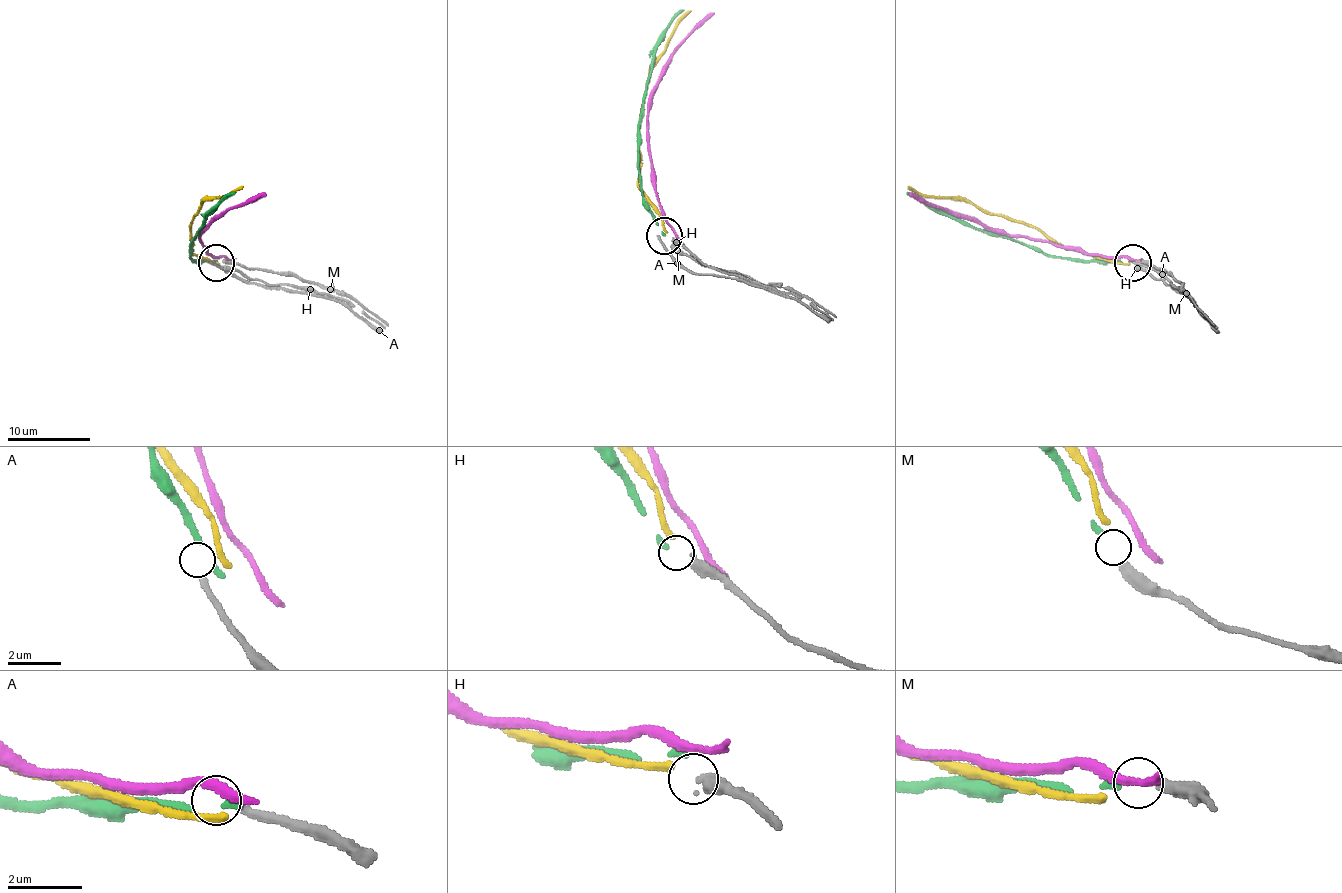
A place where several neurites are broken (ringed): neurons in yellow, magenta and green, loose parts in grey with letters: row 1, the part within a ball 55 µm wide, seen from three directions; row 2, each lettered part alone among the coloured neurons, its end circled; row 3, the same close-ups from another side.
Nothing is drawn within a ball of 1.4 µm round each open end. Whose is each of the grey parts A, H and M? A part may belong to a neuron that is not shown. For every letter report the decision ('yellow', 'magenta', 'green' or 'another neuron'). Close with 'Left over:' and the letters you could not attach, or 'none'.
A: another neuron
H: yellow
M: green
Left over: A

